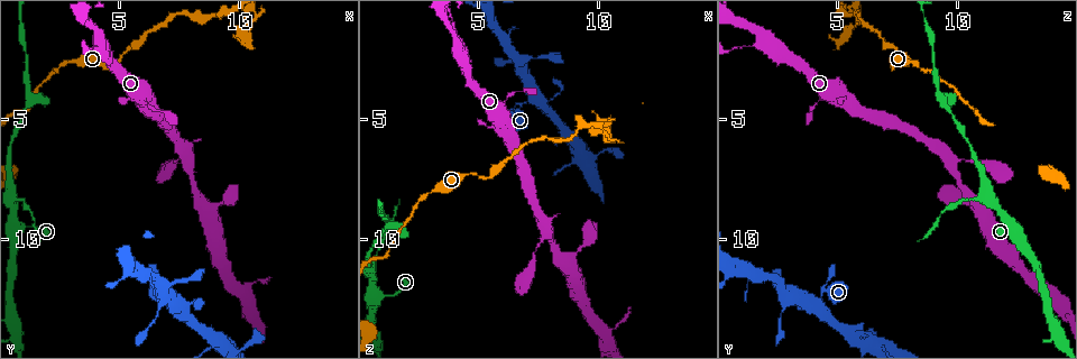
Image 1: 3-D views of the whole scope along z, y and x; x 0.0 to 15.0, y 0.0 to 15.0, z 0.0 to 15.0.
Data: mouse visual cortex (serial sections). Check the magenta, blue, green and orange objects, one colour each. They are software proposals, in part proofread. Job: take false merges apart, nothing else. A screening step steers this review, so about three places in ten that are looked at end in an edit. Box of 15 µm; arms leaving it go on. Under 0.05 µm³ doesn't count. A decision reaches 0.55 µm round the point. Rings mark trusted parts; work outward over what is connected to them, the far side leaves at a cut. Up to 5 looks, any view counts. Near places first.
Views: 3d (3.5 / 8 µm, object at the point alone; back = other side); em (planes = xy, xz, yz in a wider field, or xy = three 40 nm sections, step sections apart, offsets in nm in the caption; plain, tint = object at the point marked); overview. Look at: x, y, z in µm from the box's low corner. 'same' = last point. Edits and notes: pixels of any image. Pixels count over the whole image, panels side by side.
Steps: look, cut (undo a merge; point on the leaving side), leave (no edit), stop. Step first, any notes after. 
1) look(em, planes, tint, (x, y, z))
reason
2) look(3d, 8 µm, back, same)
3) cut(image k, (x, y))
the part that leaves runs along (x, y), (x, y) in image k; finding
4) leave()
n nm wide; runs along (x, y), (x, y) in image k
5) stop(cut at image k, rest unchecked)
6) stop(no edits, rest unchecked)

look(3d, 3.5 µm, (1.3, 4.2, 9.4))
abrupt turn

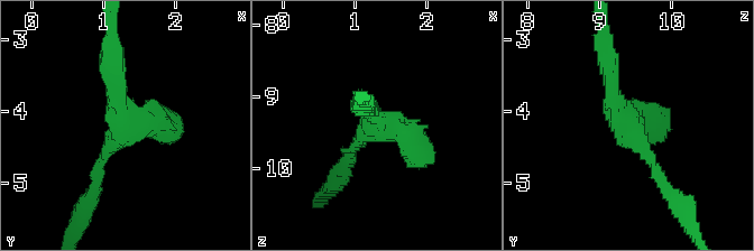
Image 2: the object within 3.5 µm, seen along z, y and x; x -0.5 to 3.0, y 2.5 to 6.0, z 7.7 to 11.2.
leave()
runs along (664, 184), (612, 101), (606, 56) in image 2; all the same cell

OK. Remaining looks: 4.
look(3d, 3.5 µm, (6.9, 7.4, 12.0))

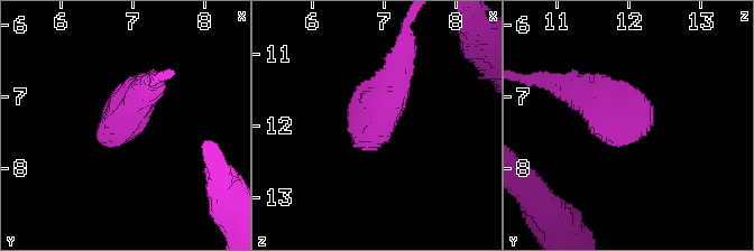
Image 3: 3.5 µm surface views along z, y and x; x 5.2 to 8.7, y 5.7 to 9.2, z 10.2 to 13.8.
look(em, xy, step 3, tint, (6.80, 7.40, 12.00))

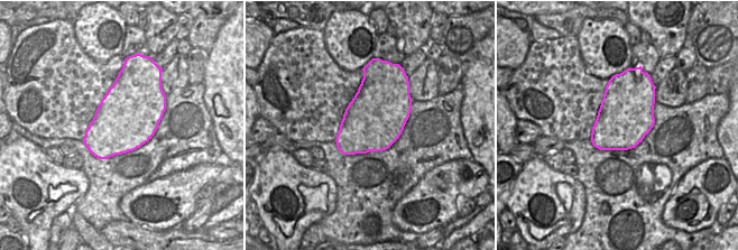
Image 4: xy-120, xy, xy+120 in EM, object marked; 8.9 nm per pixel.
look(em, planes, tint, same)

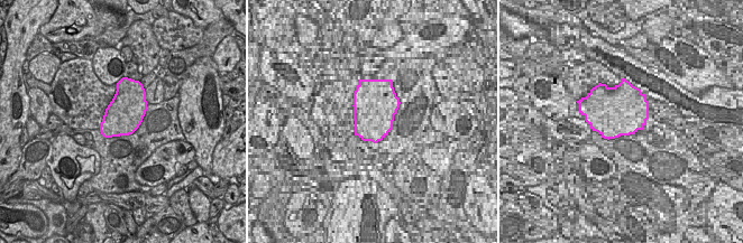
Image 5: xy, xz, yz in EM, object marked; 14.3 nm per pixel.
leave()
runs along (400, 70), (361, 149) in image 3; all the same cell

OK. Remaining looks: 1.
stop(no edits, rest unchecked)

